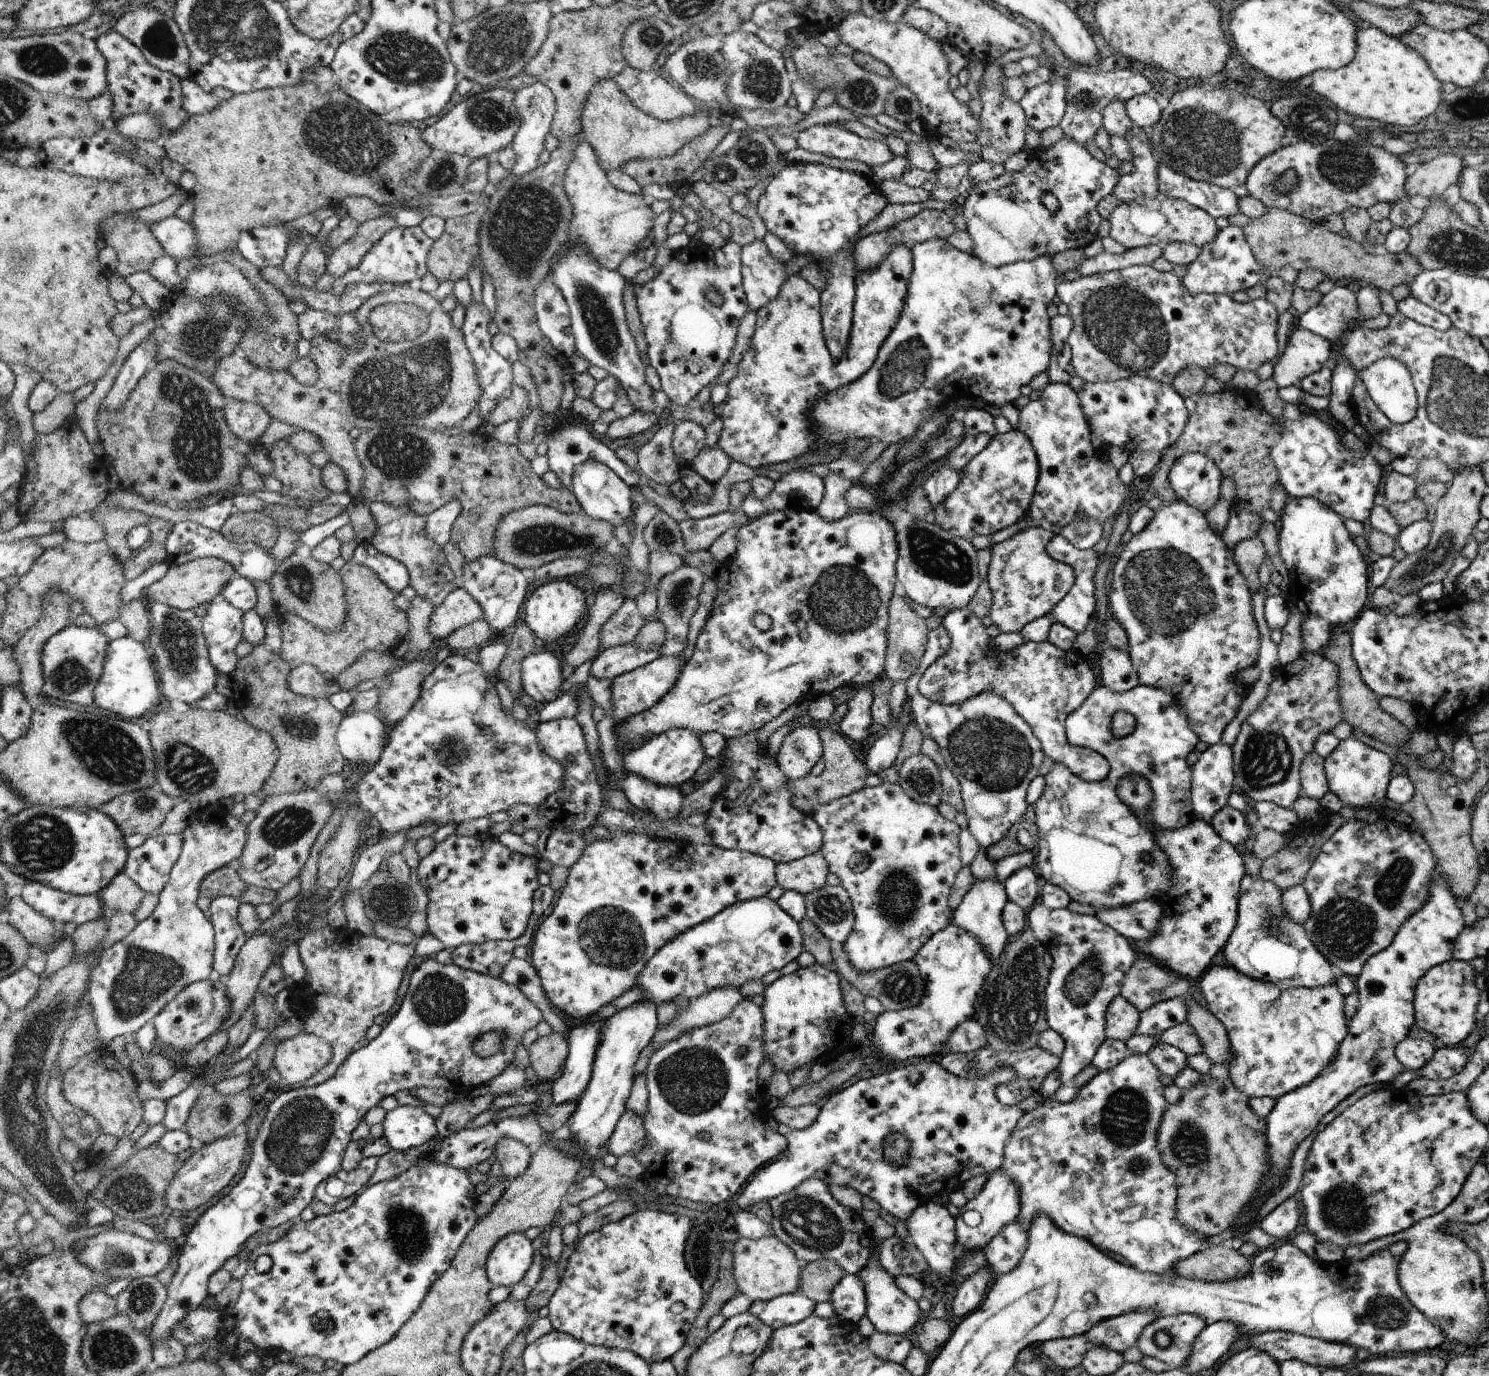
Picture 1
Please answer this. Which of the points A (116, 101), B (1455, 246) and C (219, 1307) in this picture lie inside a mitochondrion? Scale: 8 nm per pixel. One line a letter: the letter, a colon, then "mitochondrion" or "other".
A: other
B: mitochondrion
C: other

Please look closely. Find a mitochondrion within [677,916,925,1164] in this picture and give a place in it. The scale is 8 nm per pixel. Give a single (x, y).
(900, 986)

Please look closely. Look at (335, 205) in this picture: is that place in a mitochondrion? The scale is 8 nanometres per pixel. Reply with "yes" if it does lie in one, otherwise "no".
no

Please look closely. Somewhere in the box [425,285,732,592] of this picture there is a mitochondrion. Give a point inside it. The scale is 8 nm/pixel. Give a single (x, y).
(530, 540)

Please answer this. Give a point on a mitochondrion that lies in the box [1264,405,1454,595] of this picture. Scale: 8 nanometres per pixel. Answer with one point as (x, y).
(1431, 560)

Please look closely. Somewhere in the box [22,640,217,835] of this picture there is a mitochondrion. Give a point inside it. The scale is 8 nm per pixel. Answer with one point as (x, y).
(109, 753)

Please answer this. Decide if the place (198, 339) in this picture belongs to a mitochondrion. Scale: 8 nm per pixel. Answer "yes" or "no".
yes

